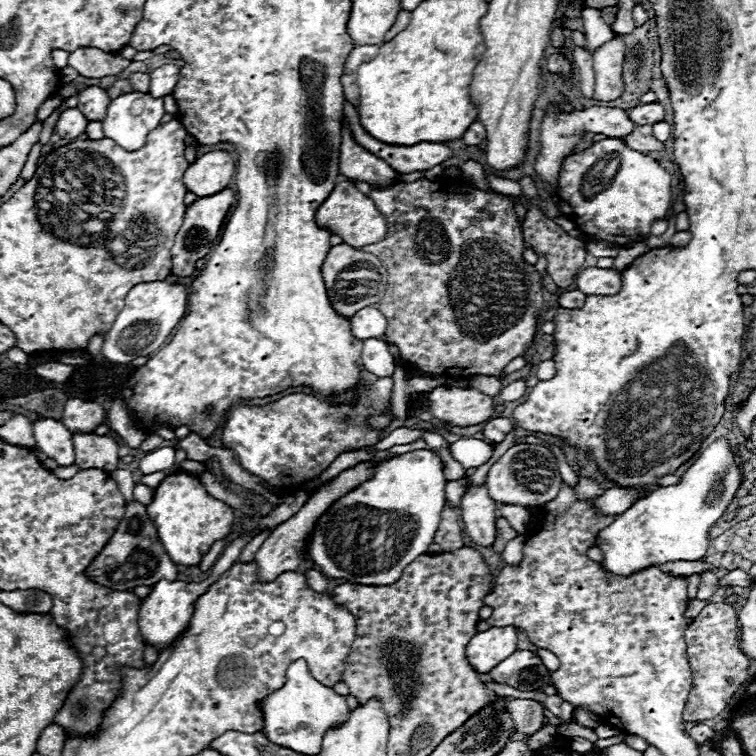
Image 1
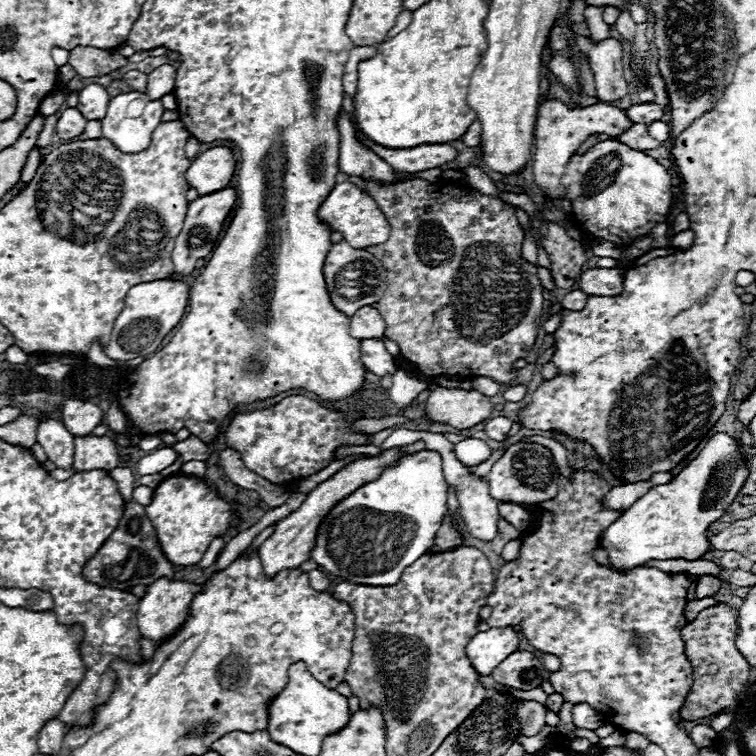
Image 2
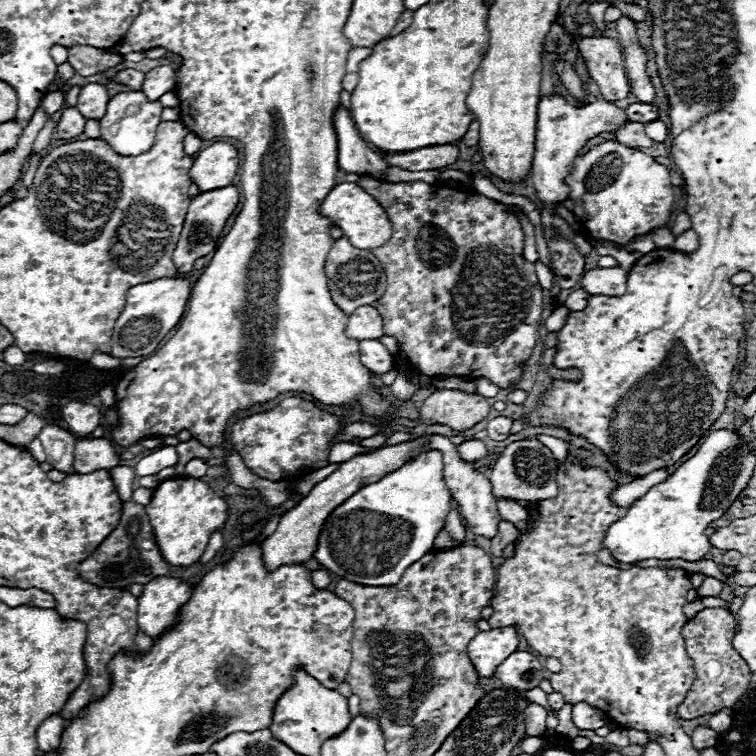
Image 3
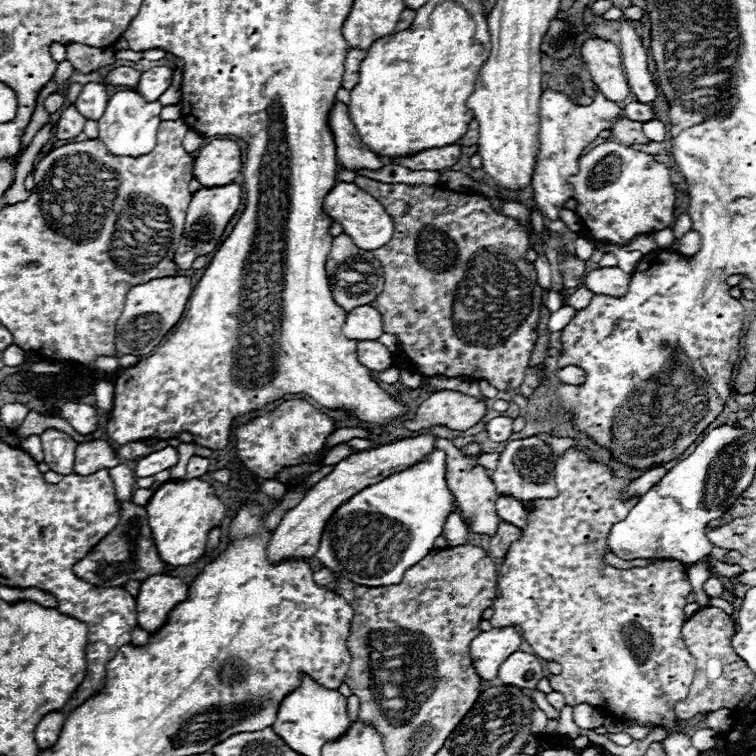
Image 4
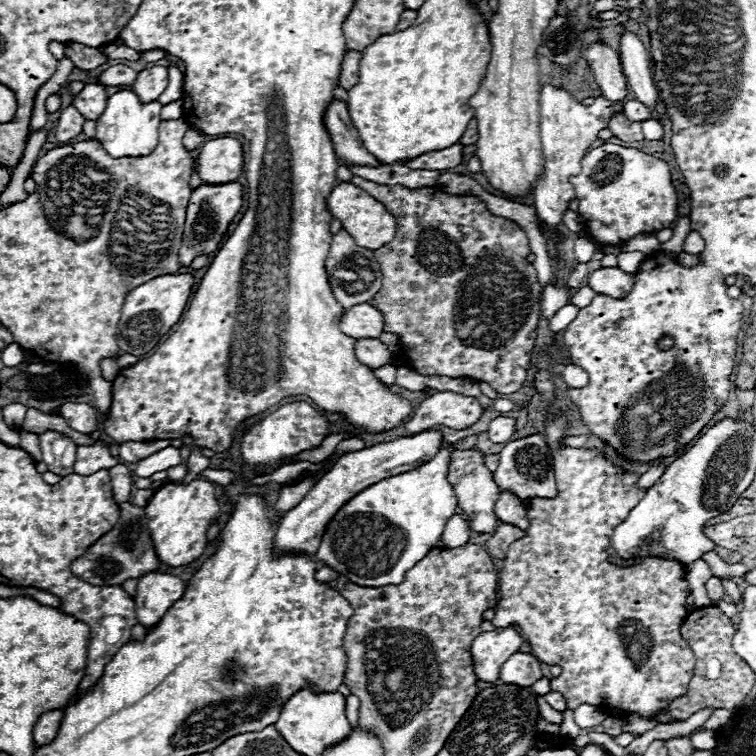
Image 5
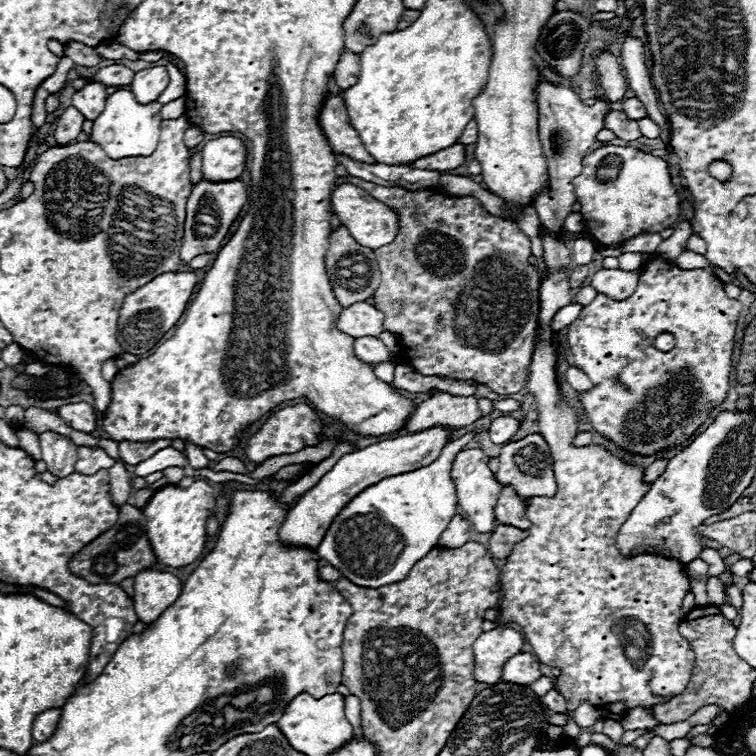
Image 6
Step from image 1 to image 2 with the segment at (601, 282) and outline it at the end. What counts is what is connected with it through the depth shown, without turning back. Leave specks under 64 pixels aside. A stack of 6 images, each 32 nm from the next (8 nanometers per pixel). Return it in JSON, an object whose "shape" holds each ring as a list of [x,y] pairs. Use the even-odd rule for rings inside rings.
{"shape":[[[588,268],[578,276],[578,288],[588,296],[616,296],[624,290],[624,270]]]}

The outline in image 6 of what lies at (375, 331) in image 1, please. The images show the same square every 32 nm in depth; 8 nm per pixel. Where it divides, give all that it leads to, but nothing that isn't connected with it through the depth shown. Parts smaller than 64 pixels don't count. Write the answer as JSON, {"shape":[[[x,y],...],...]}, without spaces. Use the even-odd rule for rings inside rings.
{"shape":[[[358,302],[350,308],[342,308],[340,318],[338,318],[338,330],[352,336],[352,338],[360,338],[360,336],[380,336],[382,328],[382,320],[384,314],[380,310],[376,310],[372,304],[368,302]]]}

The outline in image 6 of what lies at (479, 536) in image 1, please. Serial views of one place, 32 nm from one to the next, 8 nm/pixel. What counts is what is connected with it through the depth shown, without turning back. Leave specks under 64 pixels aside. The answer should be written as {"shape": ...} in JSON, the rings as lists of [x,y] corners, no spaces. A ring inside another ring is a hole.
{"shape":[[[478,448],[458,452],[456,458],[454,458],[454,462],[452,462],[450,478],[452,478],[454,488],[456,488],[458,506],[464,510],[466,520],[470,522],[470,526],[476,532],[494,532],[494,526],[496,526],[494,506],[498,502],[498,496],[500,496],[502,486],[496,482],[494,474],[488,468],[488,456],[482,450],[478,450]]]}

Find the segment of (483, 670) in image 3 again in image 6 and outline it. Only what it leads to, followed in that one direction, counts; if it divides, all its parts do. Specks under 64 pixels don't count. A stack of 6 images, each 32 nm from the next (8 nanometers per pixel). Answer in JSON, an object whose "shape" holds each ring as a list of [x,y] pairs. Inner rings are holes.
{"shape":[[[498,626],[490,632],[482,632],[474,644],[474,678],[478,682],[496,684],[502,678],[502,666],[520,652],[524,646],[524,638],[514,628]]]}

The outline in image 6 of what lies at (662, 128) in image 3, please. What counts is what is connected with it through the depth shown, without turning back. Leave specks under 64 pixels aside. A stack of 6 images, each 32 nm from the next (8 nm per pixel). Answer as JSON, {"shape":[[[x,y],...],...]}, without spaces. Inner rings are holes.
{"shape":[[[642,118],[638,122],[638,126],[642,130],[642,136],[646,136],[646,138],[658,138],[660,136],[660,126],[650,118]]]}

